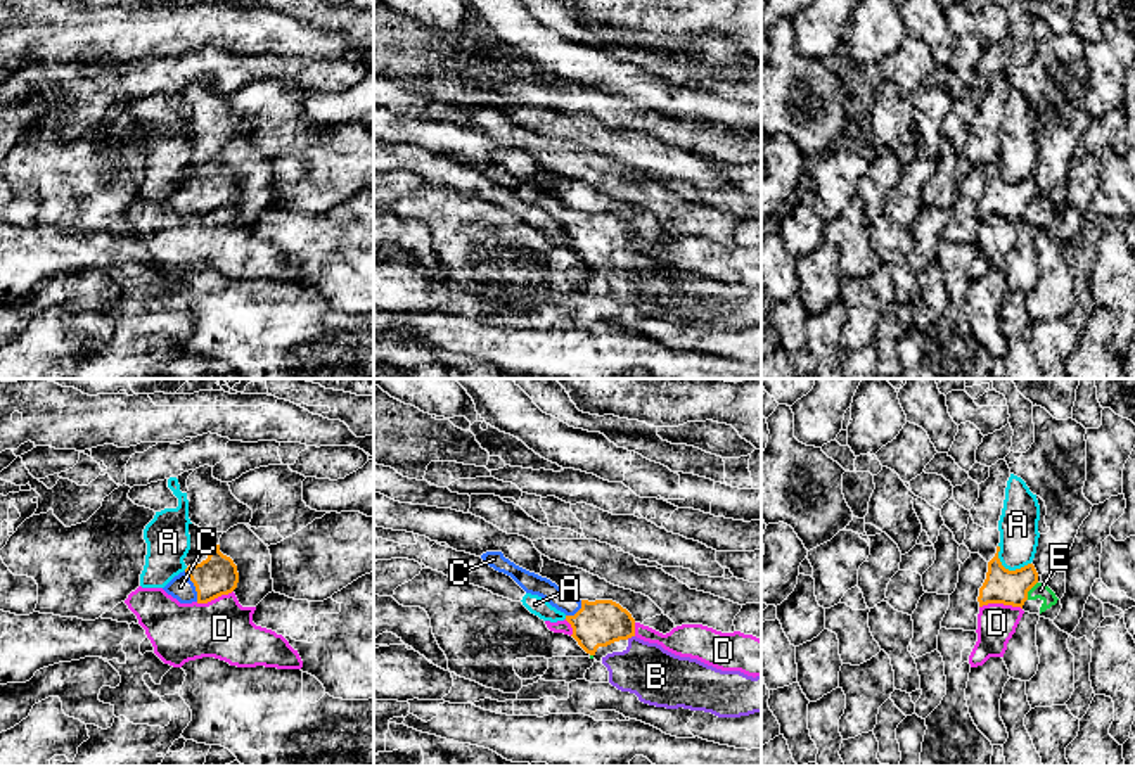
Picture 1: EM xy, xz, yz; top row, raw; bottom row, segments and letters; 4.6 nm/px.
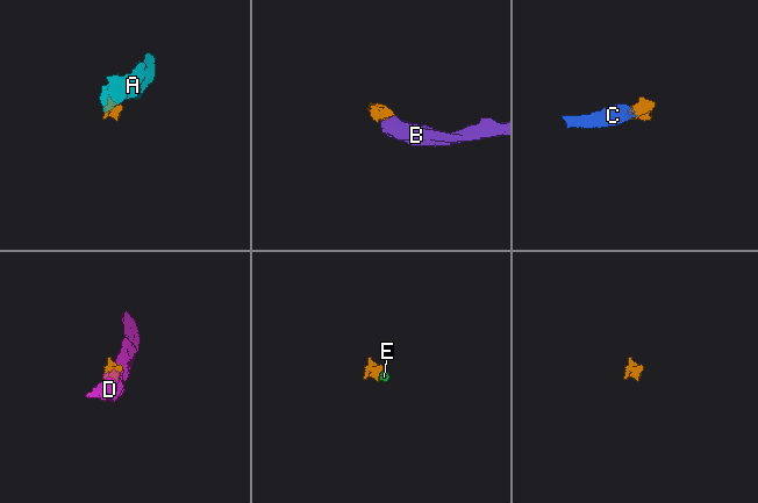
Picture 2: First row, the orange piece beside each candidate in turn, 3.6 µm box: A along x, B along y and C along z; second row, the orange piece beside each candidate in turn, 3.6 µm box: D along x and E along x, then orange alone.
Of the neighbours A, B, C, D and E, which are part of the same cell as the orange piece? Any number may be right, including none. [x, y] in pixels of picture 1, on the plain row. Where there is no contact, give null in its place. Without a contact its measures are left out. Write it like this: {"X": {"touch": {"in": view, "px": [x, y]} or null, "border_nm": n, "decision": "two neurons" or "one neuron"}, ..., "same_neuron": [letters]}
{"A": {"touch": {"in": "yz", "px": [1007, 182]}, "border_nm": 180, "decision": "two neurons"}, "B": {"touch": {"in": "xz", "px": [630, 249]}, "border_nm": 40, "decision": "one neuron"}, "C": {"touch": {"in": "xy", "px": [194, 197]}, "border_nm": 160, "decision": "one neuron"}, "D": {"touch": {"in": "yz", "px": [1000, 215]}, "border_nm": 200, "decision": "two neurons"}, "E": {"touch": {"in": "yz", "px": [1030, 201]}, "border_nm": 100, "decision": "two neurons"}, "same_neuron": ["B", "C"]}

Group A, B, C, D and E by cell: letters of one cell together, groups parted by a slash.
A / B C / D / E

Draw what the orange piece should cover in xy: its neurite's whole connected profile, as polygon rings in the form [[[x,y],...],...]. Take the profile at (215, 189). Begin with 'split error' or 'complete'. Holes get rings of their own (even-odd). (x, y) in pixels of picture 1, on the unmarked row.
split error; [[[220,157],[209,161],[206,173],[189,178],[163,202],[180,216],[208,216],[237,201],[239,185],[234,173],[220,164]]]

